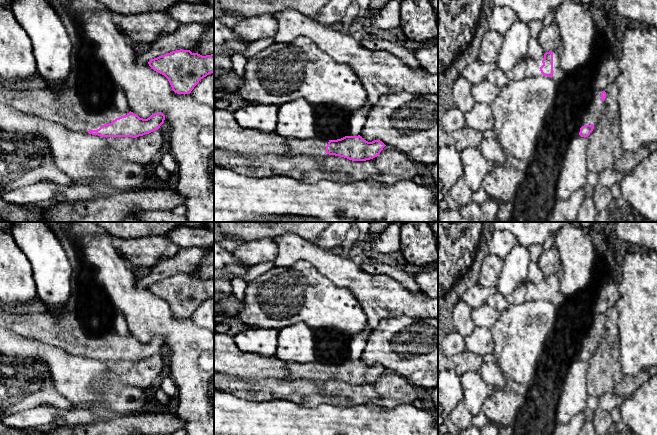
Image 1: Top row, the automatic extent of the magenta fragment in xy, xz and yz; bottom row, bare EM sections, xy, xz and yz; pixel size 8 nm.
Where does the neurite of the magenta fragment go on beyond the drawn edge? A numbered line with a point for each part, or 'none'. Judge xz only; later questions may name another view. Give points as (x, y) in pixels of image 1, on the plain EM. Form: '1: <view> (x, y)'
1: xz (316, 370)

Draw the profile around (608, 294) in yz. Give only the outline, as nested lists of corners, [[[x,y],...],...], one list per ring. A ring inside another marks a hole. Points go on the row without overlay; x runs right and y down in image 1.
[[[613,281],[606,282],[598,289],[597,296],[593,303],[594,314],[604,314],[607,310],[615,306],[616,301],[620,297],[617,283]]]

